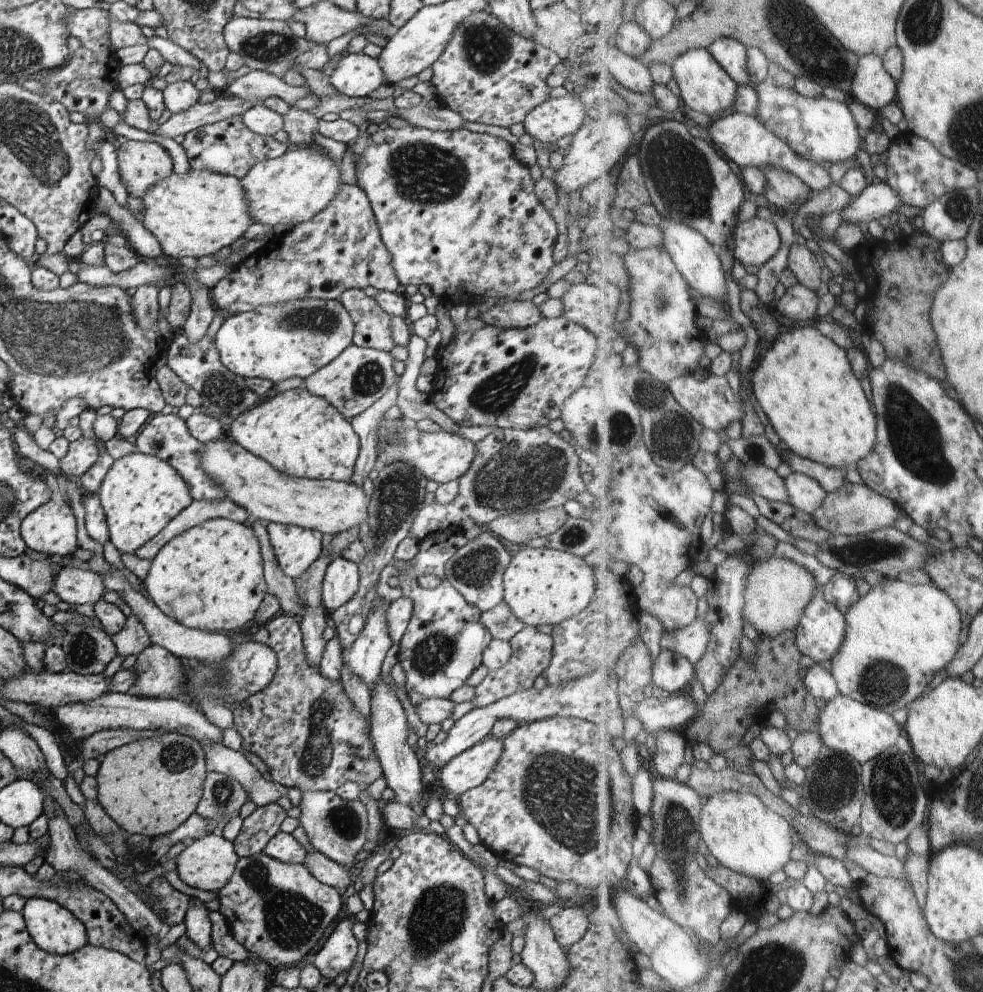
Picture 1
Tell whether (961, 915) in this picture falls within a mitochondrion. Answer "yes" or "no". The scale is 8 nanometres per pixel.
no

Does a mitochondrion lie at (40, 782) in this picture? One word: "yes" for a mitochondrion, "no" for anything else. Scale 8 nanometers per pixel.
no

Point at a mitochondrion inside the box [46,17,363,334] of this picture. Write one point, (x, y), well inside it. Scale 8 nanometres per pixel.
(264, 46)

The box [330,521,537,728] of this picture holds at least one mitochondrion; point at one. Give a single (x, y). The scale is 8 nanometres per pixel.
(431, 655)

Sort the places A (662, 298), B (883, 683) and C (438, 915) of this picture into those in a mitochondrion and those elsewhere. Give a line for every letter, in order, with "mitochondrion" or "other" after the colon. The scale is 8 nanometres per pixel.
A: mitochondrion
B: mitochondrion
C: mitochondrion

